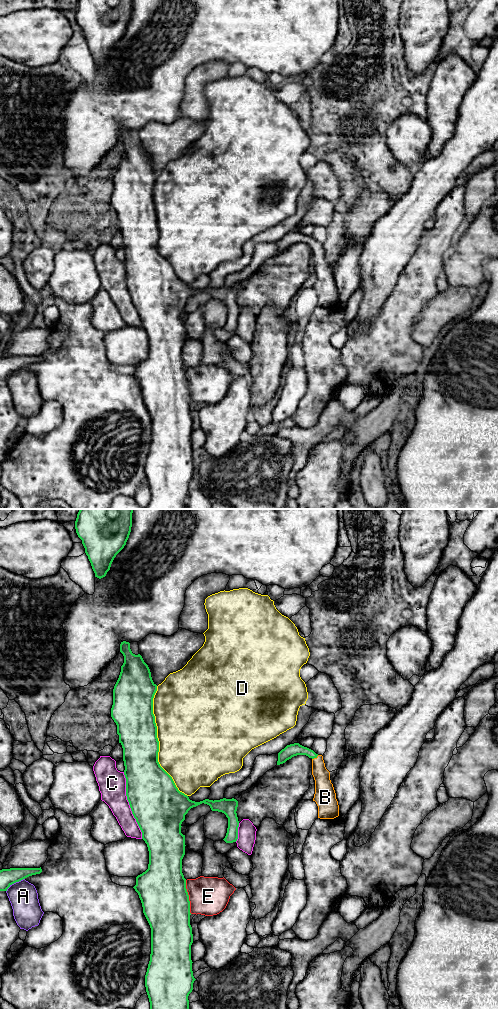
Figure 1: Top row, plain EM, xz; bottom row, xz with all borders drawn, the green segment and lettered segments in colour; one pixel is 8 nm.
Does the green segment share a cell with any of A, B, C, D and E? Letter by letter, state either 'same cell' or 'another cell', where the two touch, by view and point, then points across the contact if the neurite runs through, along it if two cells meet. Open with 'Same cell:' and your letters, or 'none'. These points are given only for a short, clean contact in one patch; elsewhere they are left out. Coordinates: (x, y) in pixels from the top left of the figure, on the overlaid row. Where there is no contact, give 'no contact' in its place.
Same cell: B
A: another cell | xz (14, 882)
B: same cell | xz (315, 757) | across xz (289, 751), (307, 751), (315, 757), (322, 777), (323, 787)
C: another cell | xz (129, 804)
D: another cell | xz (158, 742)
E: another cell | xz (188, 897)

